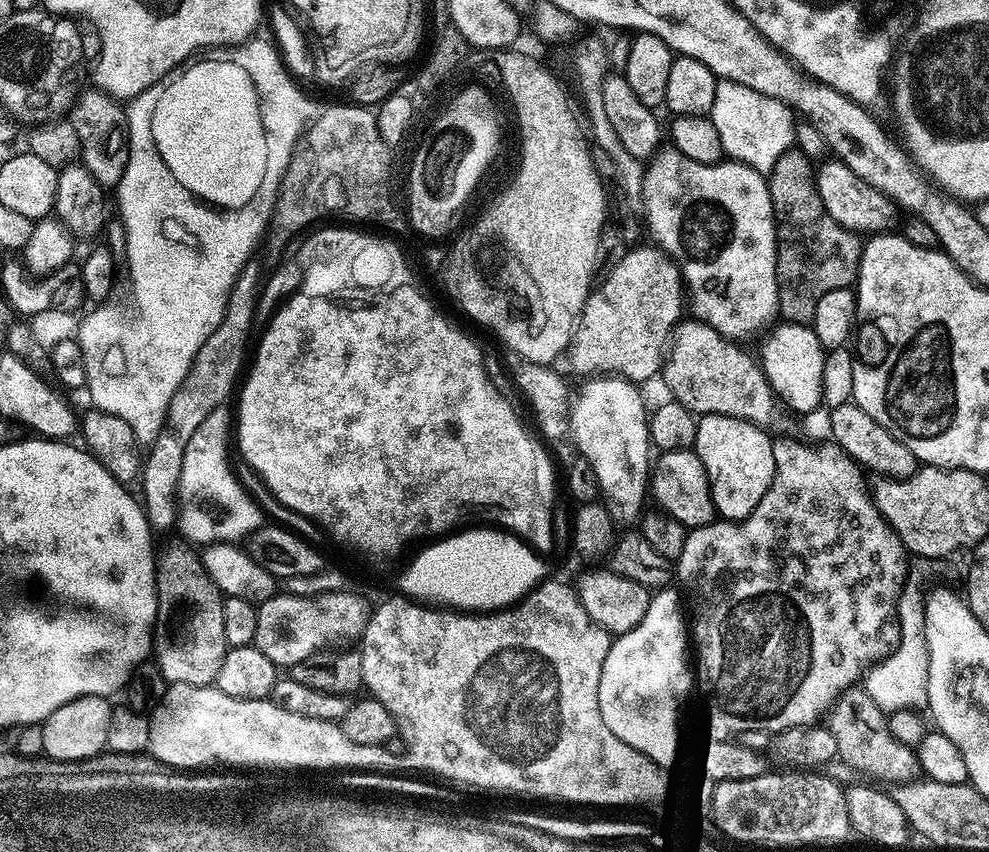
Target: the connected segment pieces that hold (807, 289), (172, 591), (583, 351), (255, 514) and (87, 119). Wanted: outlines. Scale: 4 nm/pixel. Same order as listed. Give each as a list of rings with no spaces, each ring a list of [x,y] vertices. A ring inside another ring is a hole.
[[[784,152],[766,179],[776,219],[776,306],[787,323],[811,325],[814,310],[818,310],[818,302],[824,295],[855,285],[862,240],[828,213],[816,189],[813,161],[803,152]]]
[[[172,548],[159,557],[156,572],[157,625],[154,654],[169,683],[213,685],[227,652],[223,629],[223,593],[205,574],[203,559],[186,548]]]
[[[633,247],[614,266],[614,270],[603,277],[605,280],[595,285],[588,294],[584,309],[580,315],[580,323],[576,326],[576,333],[572,336],[570,357],[572,368],[581,372],[581,377],[588,378],[593,374],[615,374],[623,376],[625,380],[641,382],[659,373],[662,361],[666,356],[666,345],[678,324],[682,320],[680,307],[686,304],[686,285],[682,279],[680,266],[668,253],[660,248]]]
[[[227,405],[217,408],[210,414],[210,418],[206,418],[206,422],[202,422],[202,426],[198,426],[198,430],[194,430],[194,435],[187,443],[186,453],[182,464],[182,476],[179,479],[179,494],[177,496],[177,513],[178,513],[178,532],[181,532],[188,540],[193,540],[199,546],[207,546],[210,544],[219,544],[221,542],[238,542],[243,538],[247,538],[261,527],[262,520],[260,520],[260,508],[255,504],[257,502],[250,495],[249,490],[240,483],[237,479],[237,473],[234,471],[233,465],[228,465],[228,440],[230,444],[230,435],[234,424],[233,417],[230,418],[230,408]]]
[[[89,86],[81,96],[79,93],[73,99],[70,119],[74,130],[78,130],[79,159],[84,168],[94,174],[105,190],[115,189],[128,161],[128,114],[125,105],[101,88]]]

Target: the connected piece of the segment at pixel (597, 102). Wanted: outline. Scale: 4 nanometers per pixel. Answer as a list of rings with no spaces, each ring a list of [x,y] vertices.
[[[584,36],[578,39],[574,48],[574,62],[578,70],[576,84],[582,104],[590,118],[593,141],[598,148],[605,150],[606,154],[613,158],[617,179],[624,188],[627,201],[630,202],[633,211],[641,211],[643,209],[644,173],[646,171],[643,161],[632,157],[624,148],[607,117],[604,107],[603,88],[610,74],[610,56],[607,43],[604,44],[596,36]]]

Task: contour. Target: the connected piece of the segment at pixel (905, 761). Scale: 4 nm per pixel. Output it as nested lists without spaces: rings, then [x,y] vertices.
[[[853,686],[832,705],[826,716],[826,727],[832,731],[834,738],[838,738],[839,759],[851,764],[853,769],[862,768],[870,772],[883,782],[904,784],[921,775],[920,759],[913,749],[906,747],[890,732],[888,718],[889,713],[880,709],[867,688]]]

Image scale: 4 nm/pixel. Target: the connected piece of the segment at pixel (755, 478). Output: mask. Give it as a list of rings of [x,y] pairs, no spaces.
[[[722,414],[701,416],[696,425],[698,434],[694,451],[706,470],[716,516],[724,522],[743,522],[754,510],[754,506],[762,502],[762,494],[766,494],[772,485],[776,473],[773,437],[768,437],[761,425]]]

